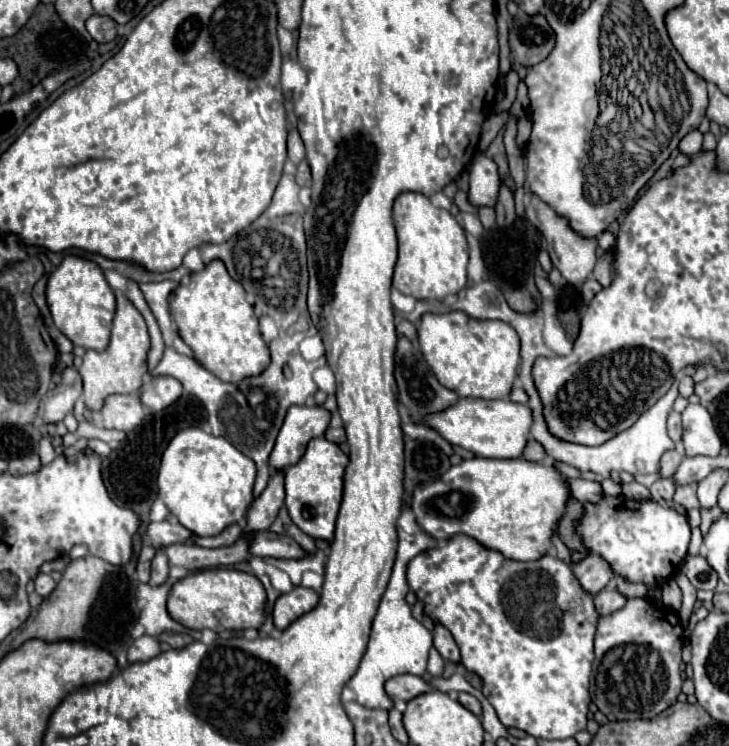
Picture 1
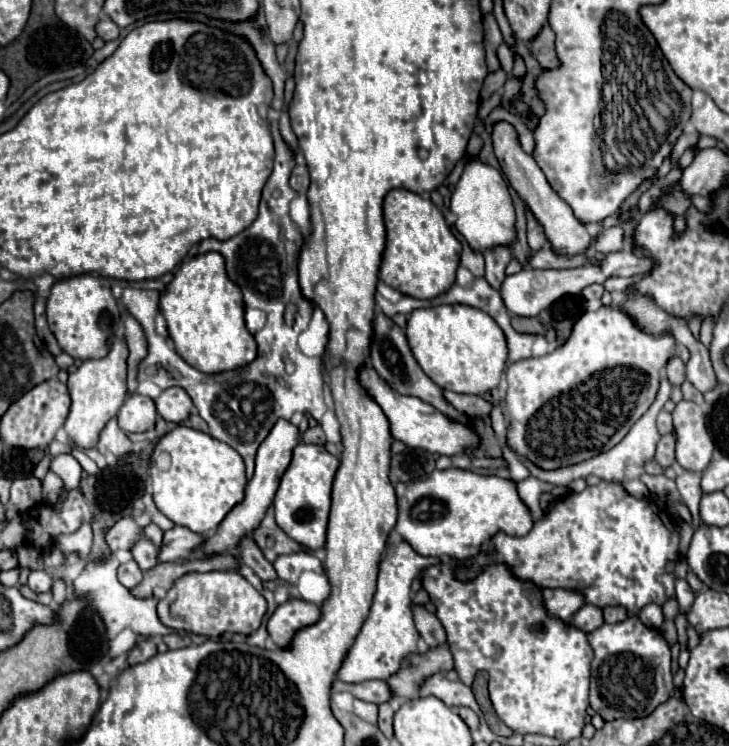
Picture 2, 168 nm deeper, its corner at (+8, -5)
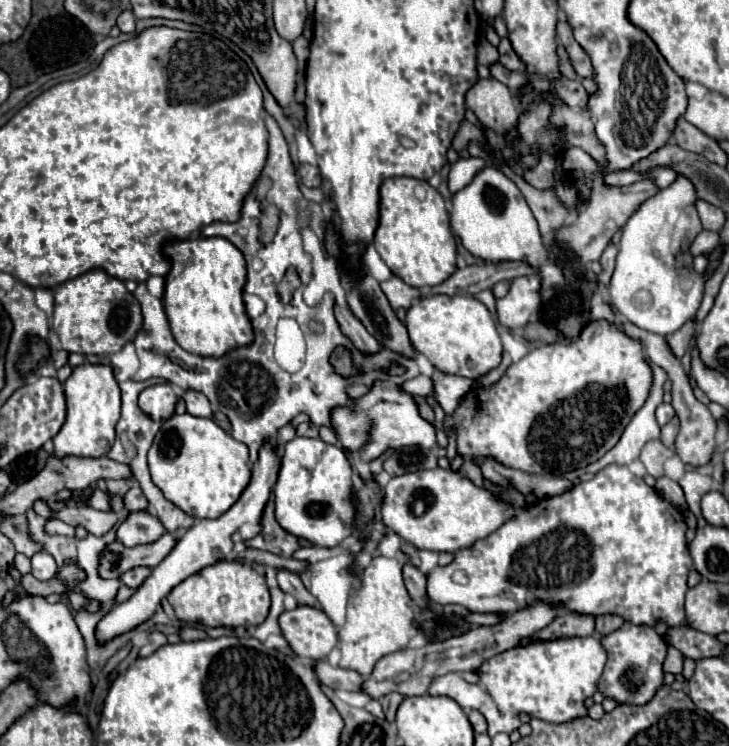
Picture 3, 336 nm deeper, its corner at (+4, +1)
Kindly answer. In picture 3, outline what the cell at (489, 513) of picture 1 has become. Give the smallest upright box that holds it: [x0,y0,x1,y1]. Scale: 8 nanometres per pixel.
[380,468,512,552]

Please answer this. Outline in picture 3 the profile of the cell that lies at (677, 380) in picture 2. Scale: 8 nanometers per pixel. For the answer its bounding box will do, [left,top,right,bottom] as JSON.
[668,318,698,358]

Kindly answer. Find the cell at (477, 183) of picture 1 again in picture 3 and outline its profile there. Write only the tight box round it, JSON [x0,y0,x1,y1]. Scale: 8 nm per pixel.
[450,166,566,290]

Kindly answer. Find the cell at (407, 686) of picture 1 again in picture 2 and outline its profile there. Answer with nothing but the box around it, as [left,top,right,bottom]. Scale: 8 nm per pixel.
[332,680,394,704]

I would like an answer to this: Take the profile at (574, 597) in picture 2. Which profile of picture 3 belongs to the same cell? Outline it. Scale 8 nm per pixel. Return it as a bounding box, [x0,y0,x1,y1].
[362,602,558,700]

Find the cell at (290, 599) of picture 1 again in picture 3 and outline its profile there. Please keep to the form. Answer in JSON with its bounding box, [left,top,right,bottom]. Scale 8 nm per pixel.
[280,606,338,660]

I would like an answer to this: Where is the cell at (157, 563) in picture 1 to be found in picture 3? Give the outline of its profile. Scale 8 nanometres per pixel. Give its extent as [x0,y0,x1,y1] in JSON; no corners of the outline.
[116,510,166,546]

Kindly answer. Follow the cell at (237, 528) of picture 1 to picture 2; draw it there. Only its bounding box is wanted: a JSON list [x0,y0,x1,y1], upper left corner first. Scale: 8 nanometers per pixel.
[158,526,206,562]

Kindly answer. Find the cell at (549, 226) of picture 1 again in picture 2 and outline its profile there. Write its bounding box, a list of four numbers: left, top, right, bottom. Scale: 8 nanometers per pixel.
[492,122,592,256]

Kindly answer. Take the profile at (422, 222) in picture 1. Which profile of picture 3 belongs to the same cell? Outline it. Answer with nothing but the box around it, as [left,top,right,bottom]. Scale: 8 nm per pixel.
[372,178,456,288]

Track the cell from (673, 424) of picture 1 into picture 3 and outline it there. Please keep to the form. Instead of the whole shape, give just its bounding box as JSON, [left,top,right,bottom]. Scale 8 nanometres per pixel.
[656,404,674,426]

